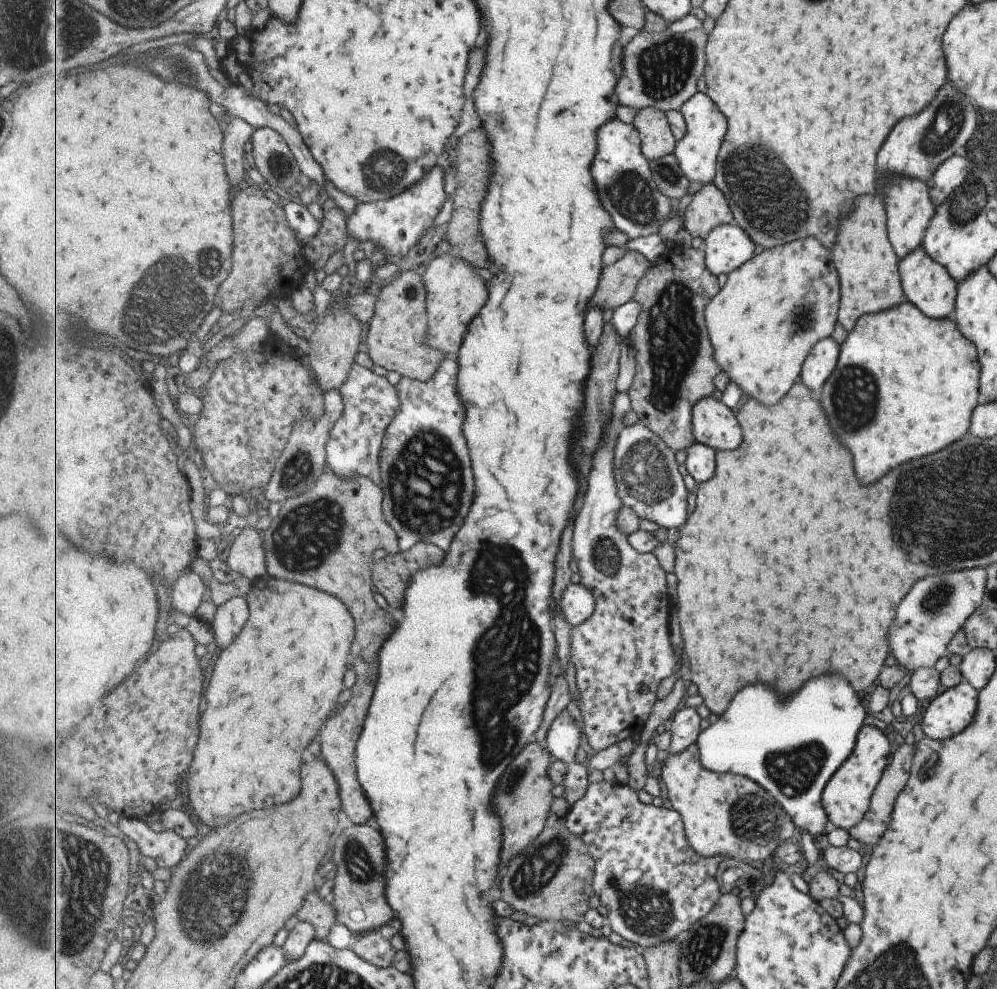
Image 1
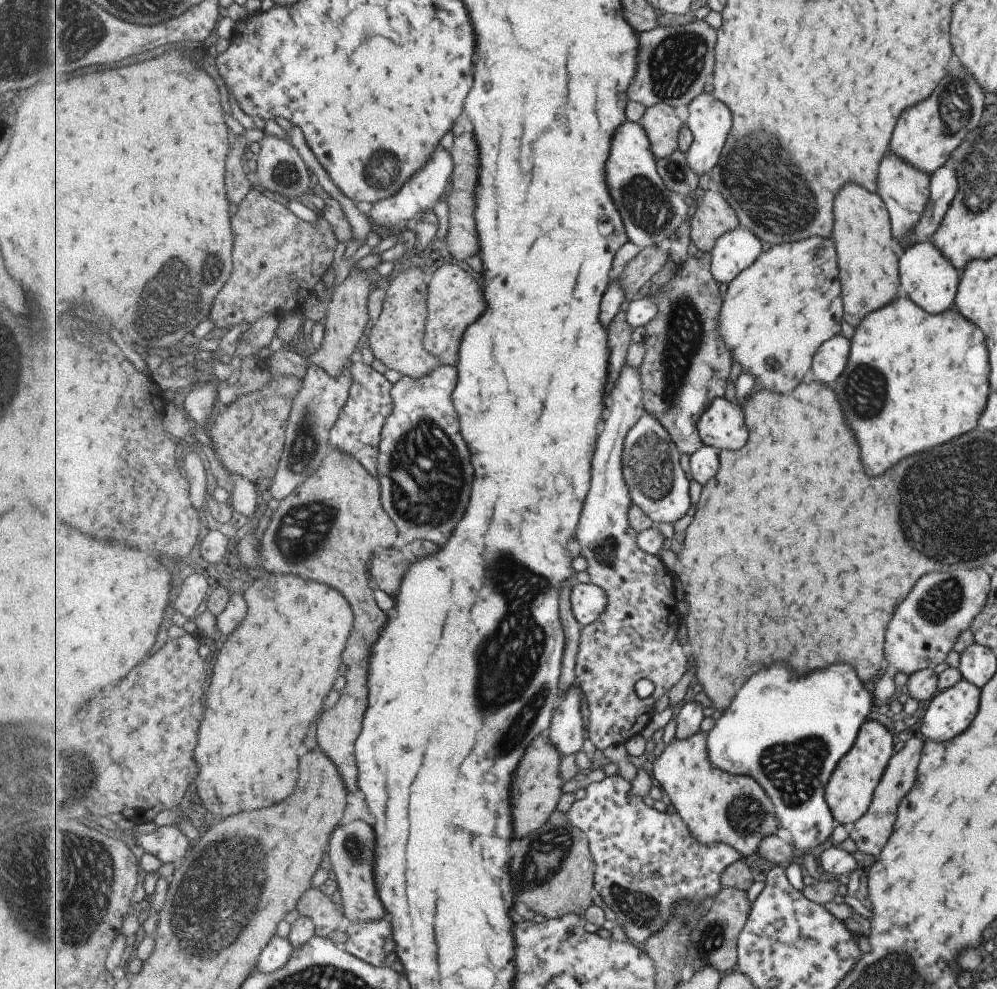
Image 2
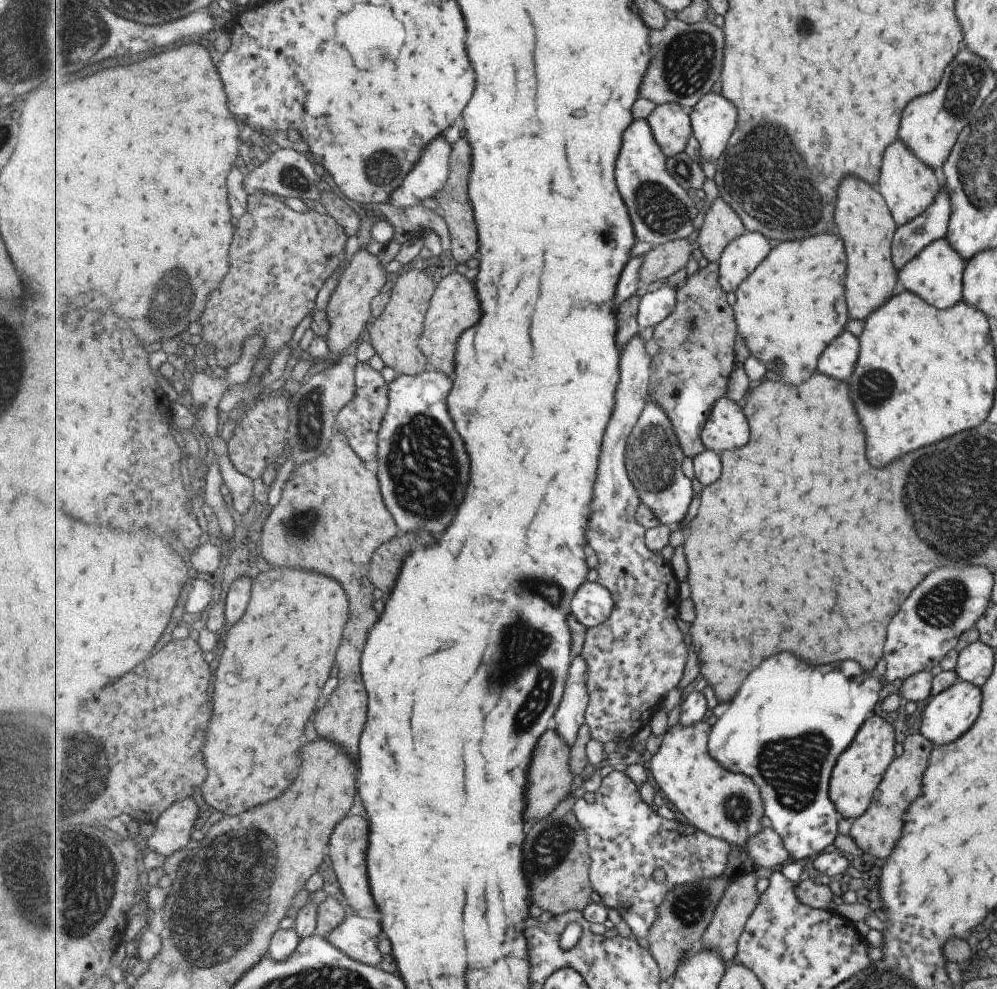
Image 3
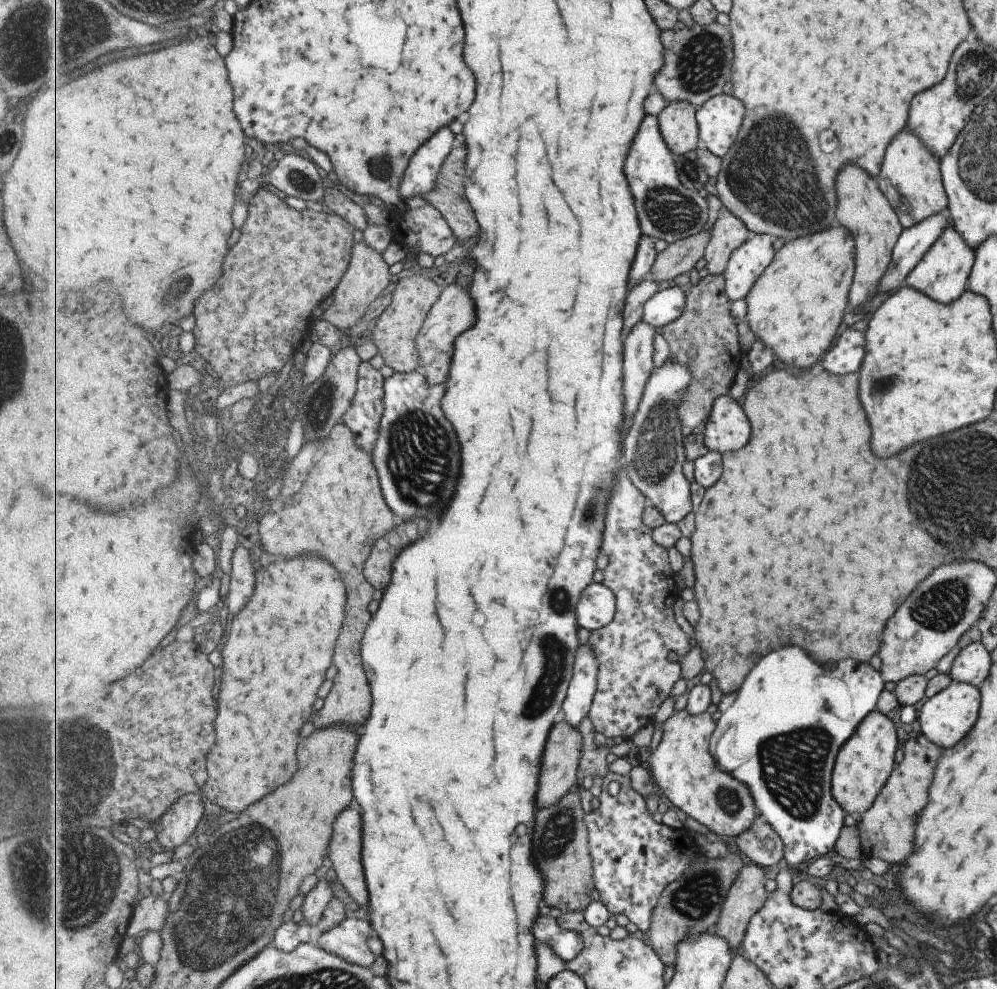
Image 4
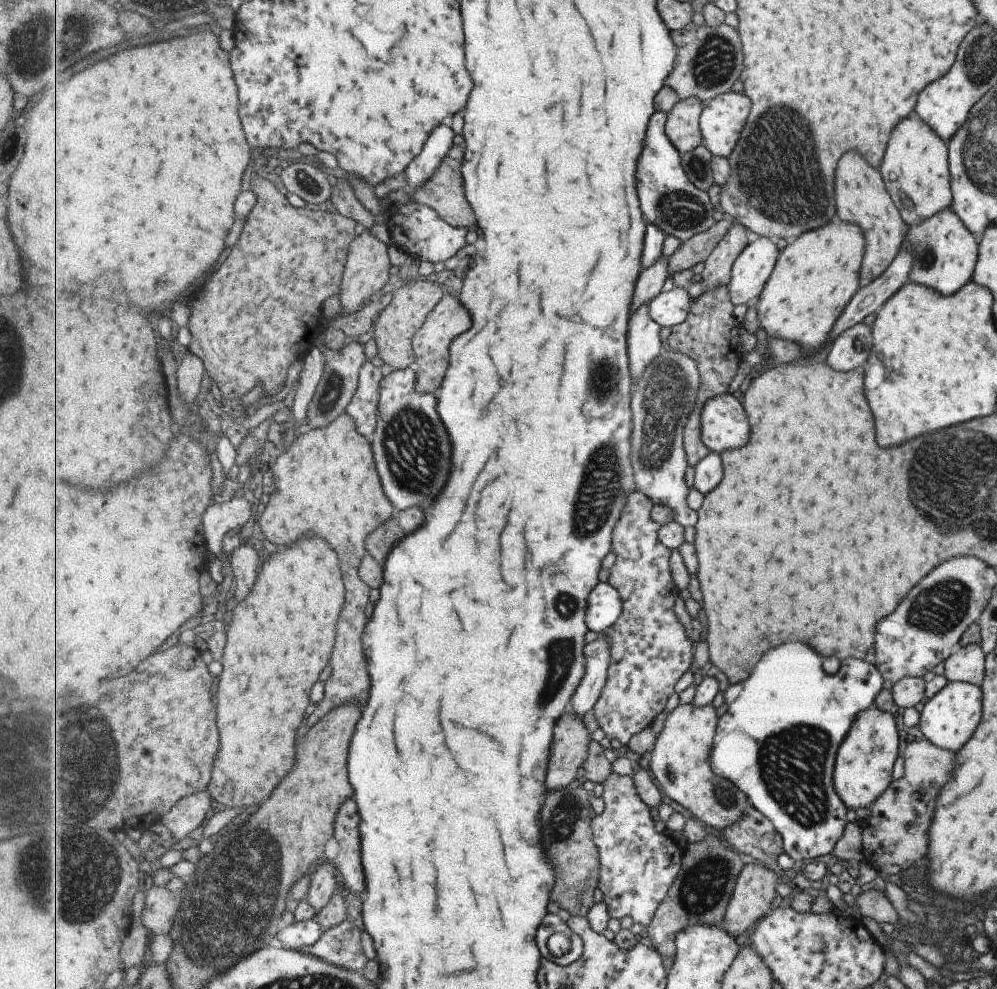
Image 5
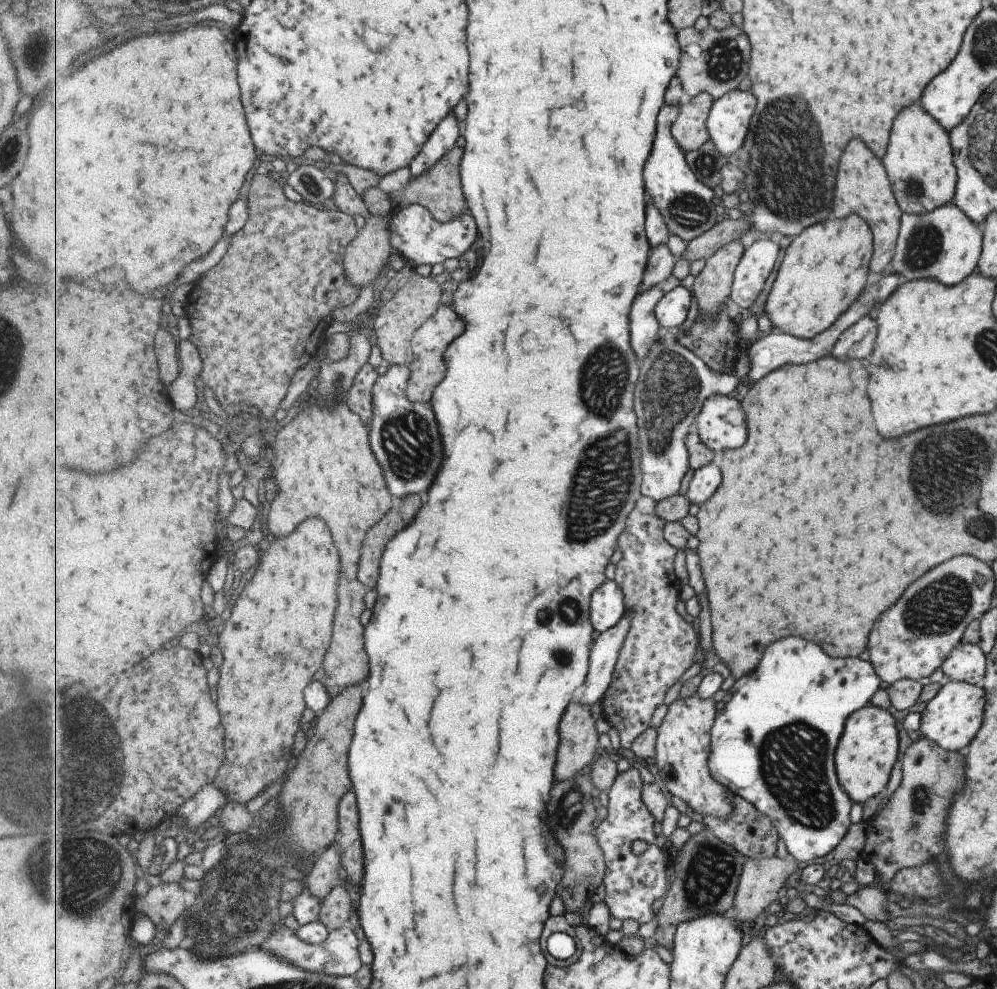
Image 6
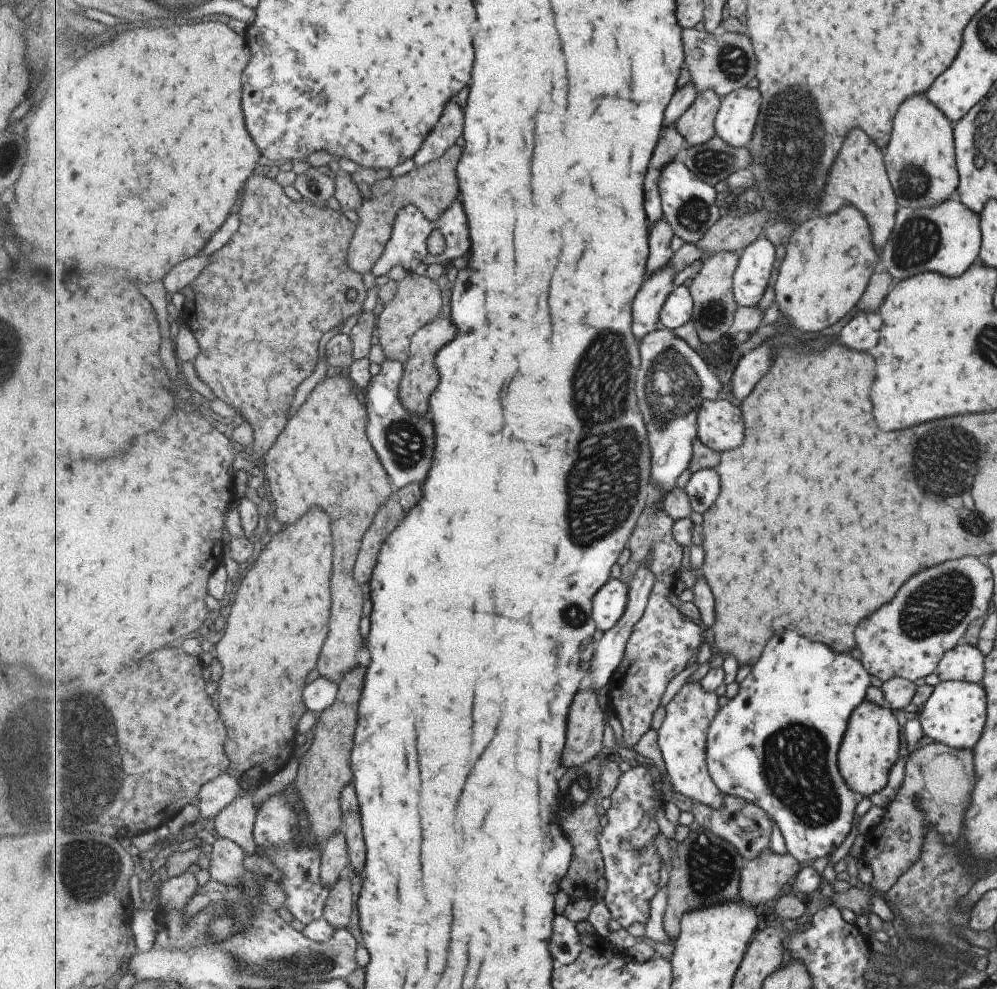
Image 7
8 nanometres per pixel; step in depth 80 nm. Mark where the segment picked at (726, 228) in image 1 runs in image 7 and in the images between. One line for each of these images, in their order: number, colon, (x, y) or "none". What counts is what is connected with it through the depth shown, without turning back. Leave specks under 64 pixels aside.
2: (736, 251)
3: (741, 259)
4: (748, 263)
5: (751, 272)
6: (759, 261)
7: (757, 261)

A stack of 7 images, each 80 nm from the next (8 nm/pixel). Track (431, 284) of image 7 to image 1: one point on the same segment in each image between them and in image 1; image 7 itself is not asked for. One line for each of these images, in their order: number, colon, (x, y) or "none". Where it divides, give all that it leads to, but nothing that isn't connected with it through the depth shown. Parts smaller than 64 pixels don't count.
1: (396, 337)
2: (397, 337)
3: (396, 334)
4: (395, 331)
5: (394, 329)
6: (400, 318)

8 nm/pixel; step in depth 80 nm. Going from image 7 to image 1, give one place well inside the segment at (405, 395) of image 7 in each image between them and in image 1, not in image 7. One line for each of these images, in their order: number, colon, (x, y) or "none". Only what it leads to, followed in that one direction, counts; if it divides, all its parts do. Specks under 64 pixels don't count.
1: (456, 294)
2: (455, 301)
3: (455, 307)
4: (454, 312)
5: (449, 319)
6: (428, 344)

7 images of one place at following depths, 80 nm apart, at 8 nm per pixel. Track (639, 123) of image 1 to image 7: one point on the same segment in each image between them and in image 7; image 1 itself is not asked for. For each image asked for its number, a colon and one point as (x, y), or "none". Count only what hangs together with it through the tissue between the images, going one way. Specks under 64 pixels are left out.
2: (663, 126)
3: (672, 125)
4: (678, 121)
5: (683, 127)
6: (691, 131)
7: (698, 125)

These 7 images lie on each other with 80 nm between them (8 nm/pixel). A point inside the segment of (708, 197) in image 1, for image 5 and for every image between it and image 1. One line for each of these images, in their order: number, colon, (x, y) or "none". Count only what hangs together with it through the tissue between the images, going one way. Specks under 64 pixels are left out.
2: (714, 217)
3: (723, 225)
4: (729, 232)
5: (718, 268)

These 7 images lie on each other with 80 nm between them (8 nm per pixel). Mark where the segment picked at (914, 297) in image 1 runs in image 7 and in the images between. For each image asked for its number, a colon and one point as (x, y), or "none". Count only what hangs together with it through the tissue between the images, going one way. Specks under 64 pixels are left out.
2: (926, 277)
3: (934, 274)
4: (941, 275)
5: (944, 253)
6: (944, 245)
7: (945, 238)

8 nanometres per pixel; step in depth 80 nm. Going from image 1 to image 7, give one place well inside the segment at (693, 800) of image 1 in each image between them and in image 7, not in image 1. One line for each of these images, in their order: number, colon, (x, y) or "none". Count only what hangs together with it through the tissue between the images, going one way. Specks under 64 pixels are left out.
2: (719, 807)
3: (727, 805)
4: (684, 770)
5: (682, 760)
6: (684, 745)
7: (683, 736)

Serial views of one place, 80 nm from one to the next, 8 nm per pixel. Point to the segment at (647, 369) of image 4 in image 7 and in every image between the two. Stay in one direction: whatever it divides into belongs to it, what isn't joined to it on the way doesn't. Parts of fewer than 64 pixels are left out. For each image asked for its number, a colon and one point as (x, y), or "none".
5: (644, 336)
6: (645, 325)
7: (650, 301)

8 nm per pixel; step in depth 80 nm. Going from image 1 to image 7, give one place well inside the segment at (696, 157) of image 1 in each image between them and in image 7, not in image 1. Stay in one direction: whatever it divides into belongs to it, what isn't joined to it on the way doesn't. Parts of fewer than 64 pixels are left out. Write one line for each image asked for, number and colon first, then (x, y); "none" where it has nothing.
2: (710, 119)
3: (714, 118)
4: (720, 118)
5: (723, 120)
6: (728, 124)
7: (736, 122)

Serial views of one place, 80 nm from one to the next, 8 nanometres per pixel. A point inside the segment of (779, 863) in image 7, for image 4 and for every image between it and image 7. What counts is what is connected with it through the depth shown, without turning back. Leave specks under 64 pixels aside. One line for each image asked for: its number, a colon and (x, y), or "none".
4: (748, 895)
5: (755, 894)
6: (761, 881)

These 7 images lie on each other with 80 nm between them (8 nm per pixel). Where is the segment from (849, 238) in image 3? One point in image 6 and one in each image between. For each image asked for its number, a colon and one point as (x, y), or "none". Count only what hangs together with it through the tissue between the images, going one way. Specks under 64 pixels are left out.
4: (860, 207)
5: (860, 198)
6: (861, 186)

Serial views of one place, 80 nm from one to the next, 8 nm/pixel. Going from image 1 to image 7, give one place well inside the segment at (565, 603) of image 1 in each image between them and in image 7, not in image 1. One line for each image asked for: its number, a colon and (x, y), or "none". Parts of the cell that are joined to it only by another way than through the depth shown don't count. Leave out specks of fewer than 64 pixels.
2: (588, 601)
3: (593, 605)
4: (598, 607)
5: (604, 607)
6: (608, 607)
7: (610, 604)

